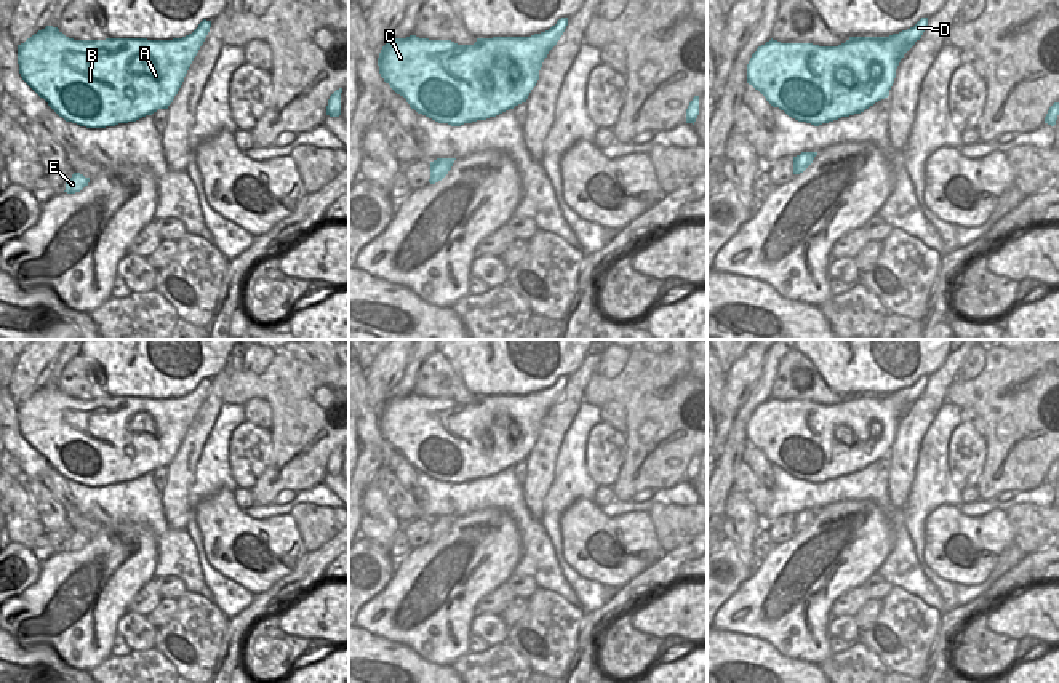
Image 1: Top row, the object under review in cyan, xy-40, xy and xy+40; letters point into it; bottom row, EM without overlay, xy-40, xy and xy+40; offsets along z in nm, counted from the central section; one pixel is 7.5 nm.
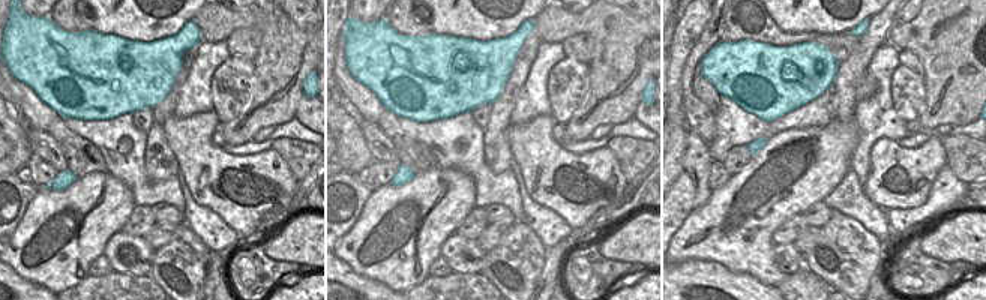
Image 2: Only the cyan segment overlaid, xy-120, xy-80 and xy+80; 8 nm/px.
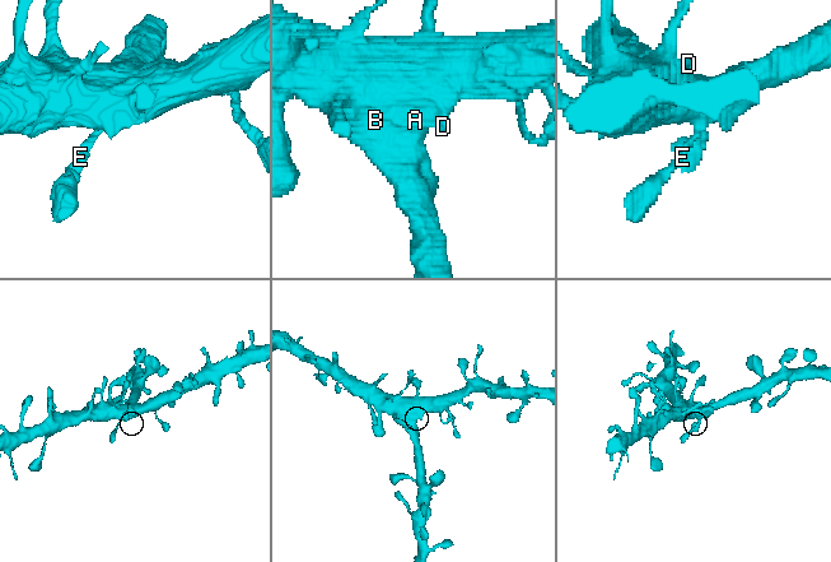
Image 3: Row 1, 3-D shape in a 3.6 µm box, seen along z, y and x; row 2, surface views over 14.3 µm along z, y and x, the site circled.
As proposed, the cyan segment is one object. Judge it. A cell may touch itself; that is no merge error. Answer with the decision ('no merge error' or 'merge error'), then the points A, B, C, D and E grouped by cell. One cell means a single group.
no merge error; groups A B C D E

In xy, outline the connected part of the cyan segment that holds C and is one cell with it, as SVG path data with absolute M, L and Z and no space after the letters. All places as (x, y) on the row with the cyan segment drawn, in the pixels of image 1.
M561 18L549 30L531 37L477 38L474 45L416 35L390 38L378 58L379 74L397 94L406 99L411 109L438 123L461 126L486 120L526 102L539 80L544 59L566 26L568 18Z

